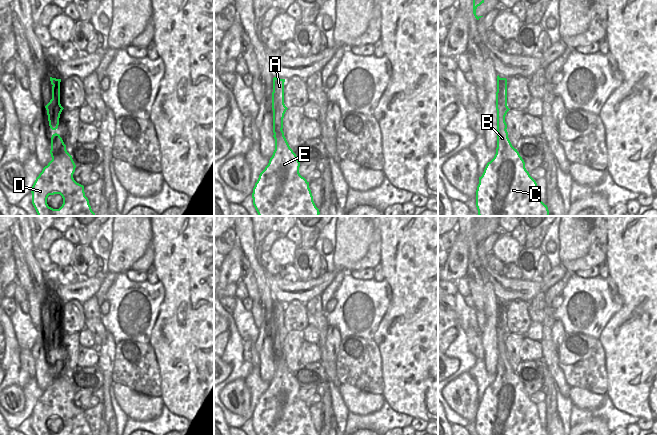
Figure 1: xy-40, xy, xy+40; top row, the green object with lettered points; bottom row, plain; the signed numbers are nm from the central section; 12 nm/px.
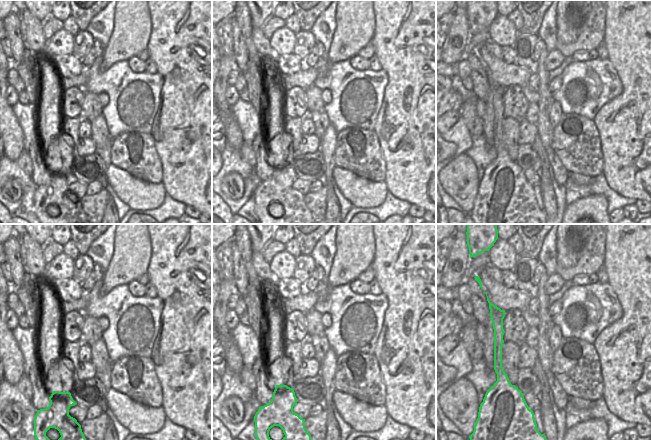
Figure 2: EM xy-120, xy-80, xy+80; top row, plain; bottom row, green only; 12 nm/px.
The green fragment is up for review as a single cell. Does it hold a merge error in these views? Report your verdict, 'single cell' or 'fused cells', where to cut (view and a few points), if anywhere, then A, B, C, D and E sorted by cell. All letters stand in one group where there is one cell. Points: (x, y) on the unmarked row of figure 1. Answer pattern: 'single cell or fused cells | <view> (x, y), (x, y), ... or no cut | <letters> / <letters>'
single cell | no cut | A B C D E

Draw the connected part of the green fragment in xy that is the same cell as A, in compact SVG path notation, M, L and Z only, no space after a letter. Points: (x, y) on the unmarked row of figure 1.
M273 302L272 334L275 374L253 412L256 435L319 435L309 406L300 399L300 386L283 356L285 303Z

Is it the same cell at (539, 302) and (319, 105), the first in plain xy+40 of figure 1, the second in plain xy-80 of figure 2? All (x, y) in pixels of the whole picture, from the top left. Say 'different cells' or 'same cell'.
same cell

